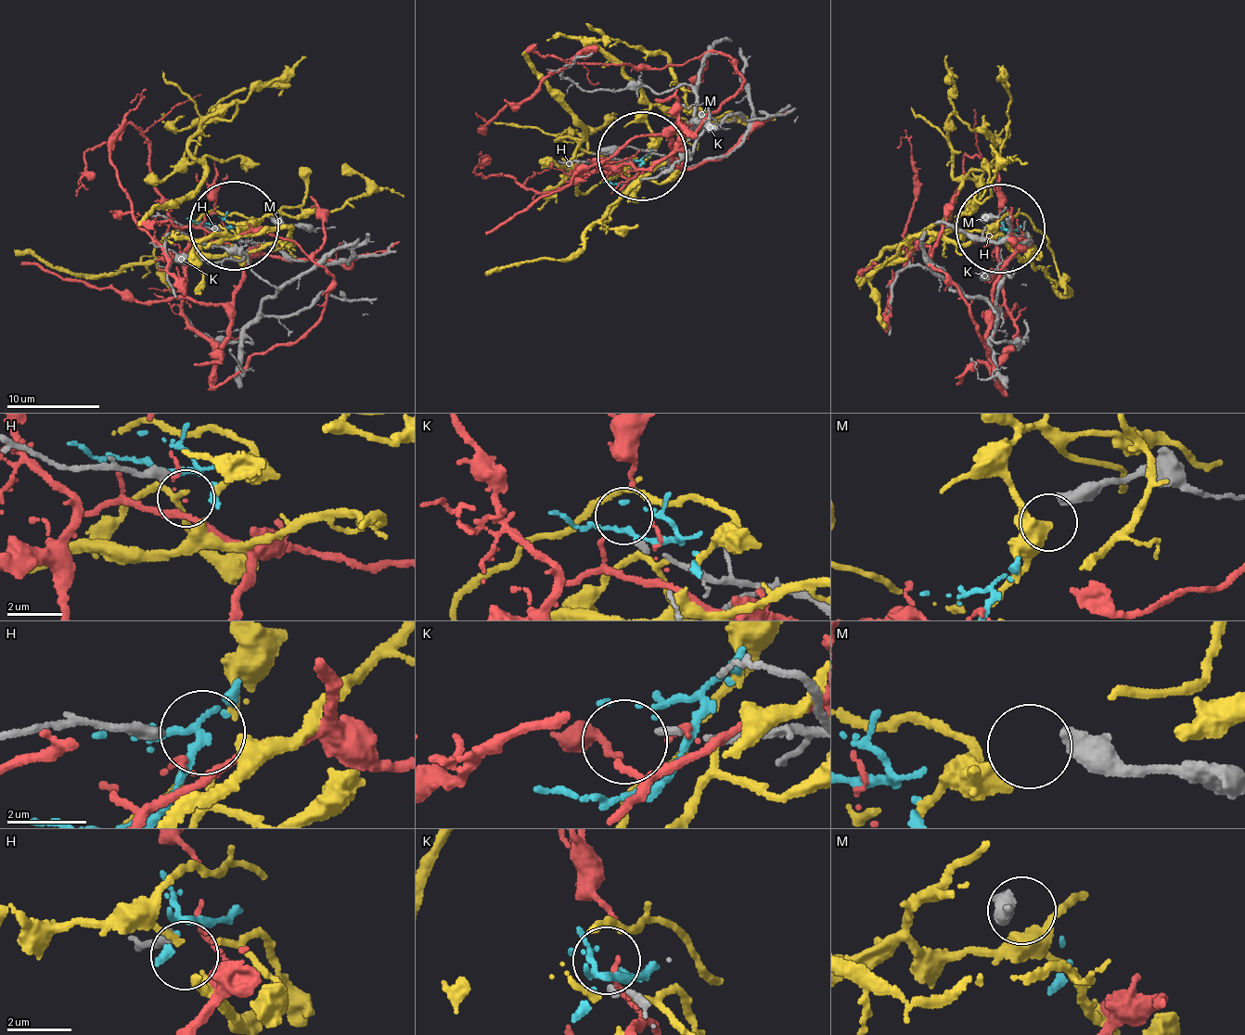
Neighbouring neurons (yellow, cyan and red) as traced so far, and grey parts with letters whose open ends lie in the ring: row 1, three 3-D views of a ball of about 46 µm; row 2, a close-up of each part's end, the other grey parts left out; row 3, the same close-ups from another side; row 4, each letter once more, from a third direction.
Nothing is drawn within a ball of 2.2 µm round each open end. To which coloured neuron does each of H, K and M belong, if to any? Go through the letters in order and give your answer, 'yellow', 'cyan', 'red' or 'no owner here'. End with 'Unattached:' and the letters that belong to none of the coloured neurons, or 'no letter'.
H: yellow
K: no owner here
M: no owner here
Unattached: K, M

